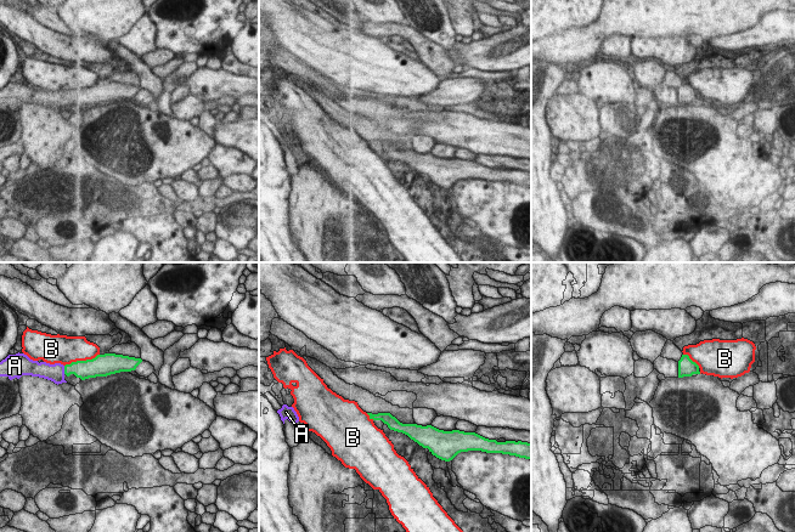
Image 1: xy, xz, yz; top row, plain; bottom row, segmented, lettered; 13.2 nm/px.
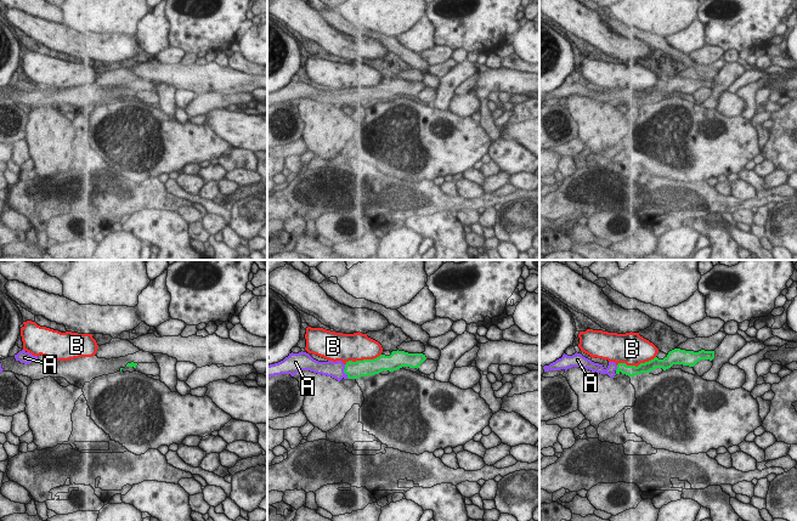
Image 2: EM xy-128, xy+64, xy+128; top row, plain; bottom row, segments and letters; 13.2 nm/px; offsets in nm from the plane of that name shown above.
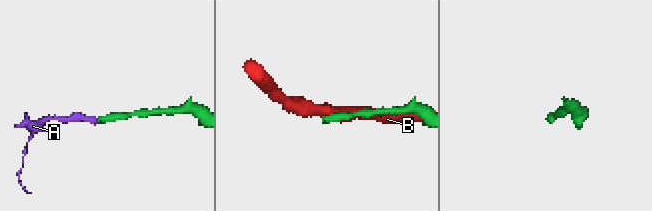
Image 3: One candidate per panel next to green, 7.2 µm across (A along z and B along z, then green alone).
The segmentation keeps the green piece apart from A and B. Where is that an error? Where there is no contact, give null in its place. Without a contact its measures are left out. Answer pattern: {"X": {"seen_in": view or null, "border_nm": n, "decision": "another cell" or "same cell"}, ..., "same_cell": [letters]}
{"A": {"seen_in": "xy", "border_nm": 110, "decision": "same cell"}, "B": {"seen_in": "xy", "border_nm": 500, "decision": "another cell"}, "same_cell": ["A"]}

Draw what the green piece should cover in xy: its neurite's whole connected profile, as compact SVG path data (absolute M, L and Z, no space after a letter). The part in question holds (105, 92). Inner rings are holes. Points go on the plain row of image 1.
M24 81L9 83L0 90L0 104L10 108L22 103L39 104L53 109L55 112L67 111L64 104L74 102L81 108L96 104L107 104L120 100L131 100L142 90L141 86L105 81L97 83L92 87L77 89L71 92L38 90L30 87Z

